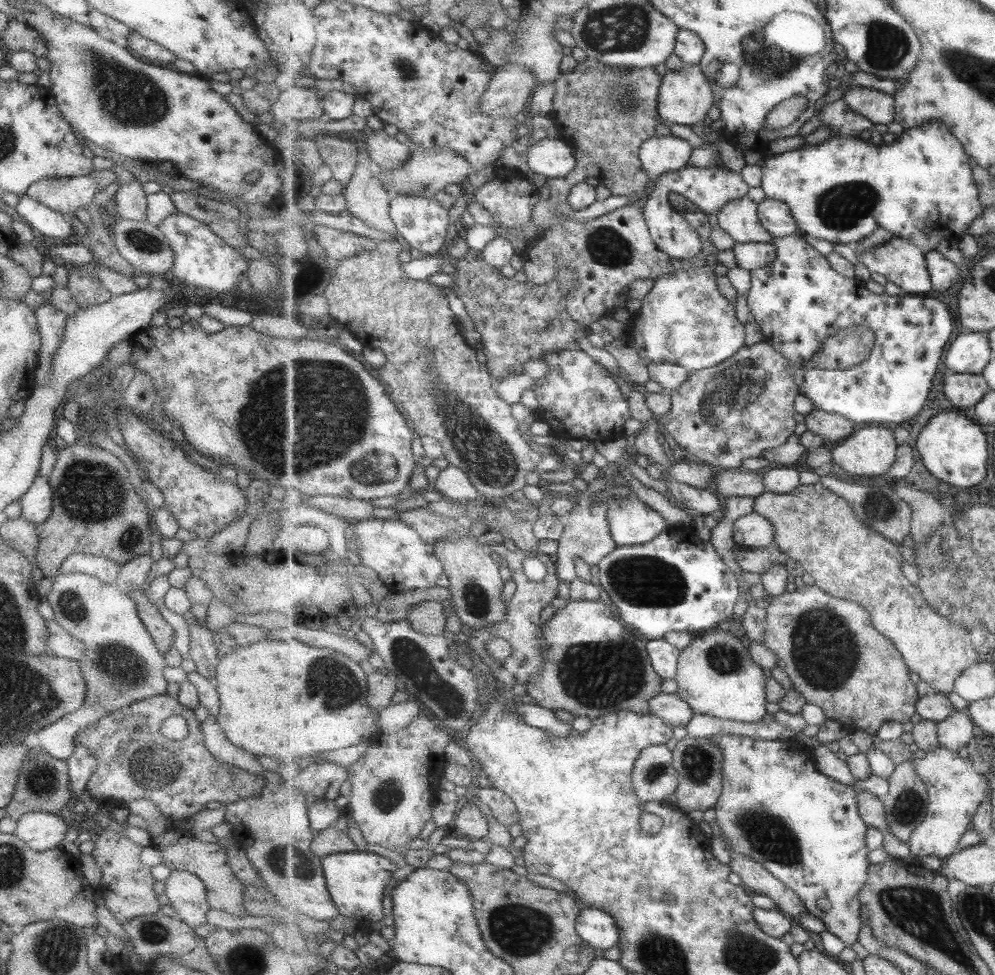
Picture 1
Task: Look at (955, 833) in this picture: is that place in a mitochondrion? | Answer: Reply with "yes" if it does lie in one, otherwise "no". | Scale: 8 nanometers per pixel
no

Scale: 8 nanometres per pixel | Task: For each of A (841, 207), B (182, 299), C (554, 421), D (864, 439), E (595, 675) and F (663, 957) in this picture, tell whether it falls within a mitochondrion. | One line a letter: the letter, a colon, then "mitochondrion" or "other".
A: mitochondrion
B: other
C: other
D: other
E: mitochondrion
F: mitochondrion

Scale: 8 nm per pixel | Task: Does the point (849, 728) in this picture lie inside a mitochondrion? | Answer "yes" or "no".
no

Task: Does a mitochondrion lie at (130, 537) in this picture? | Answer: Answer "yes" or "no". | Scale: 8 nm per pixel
yes

